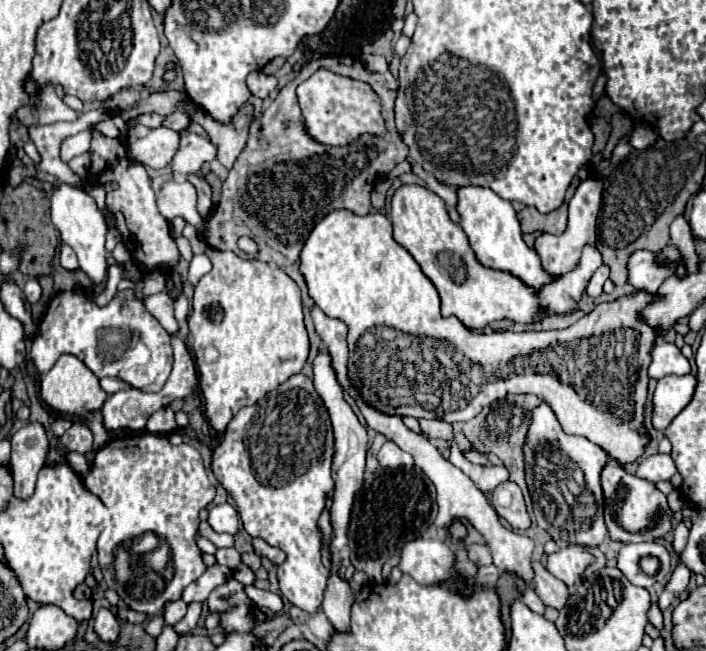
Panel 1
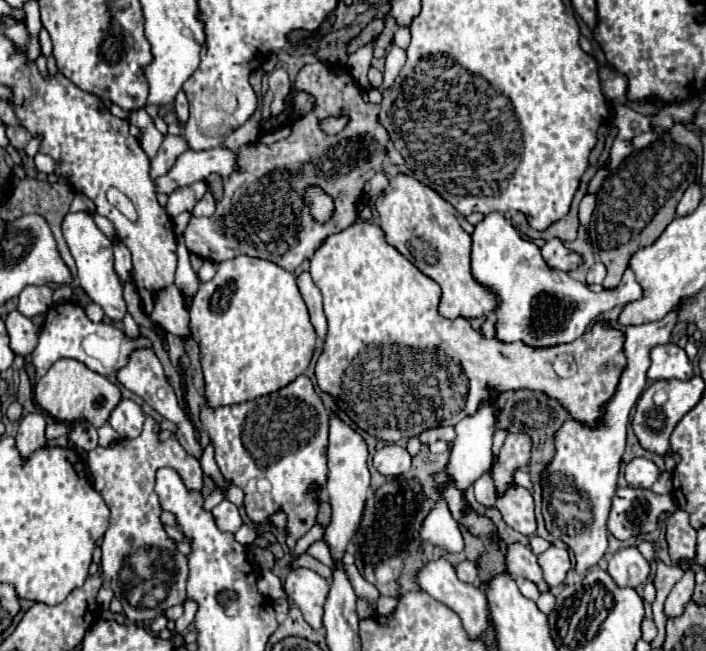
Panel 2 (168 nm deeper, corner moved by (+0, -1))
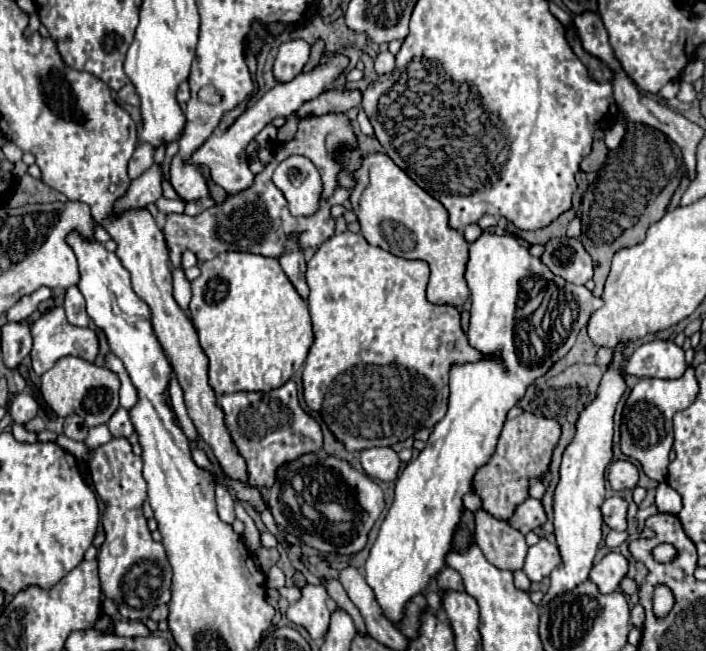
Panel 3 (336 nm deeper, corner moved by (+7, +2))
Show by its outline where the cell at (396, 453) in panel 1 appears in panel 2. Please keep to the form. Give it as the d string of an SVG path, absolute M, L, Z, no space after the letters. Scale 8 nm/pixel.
M388 443L380 451L376 451L374 467L386 477L396 477L396 475L408 473L410 459L412 457L404 447L398 447L396 443Z

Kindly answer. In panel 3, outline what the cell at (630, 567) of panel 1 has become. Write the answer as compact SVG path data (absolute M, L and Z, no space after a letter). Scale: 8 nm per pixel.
M609 552L599 564L591 568L589 580L597 584L599 592L611 594L619 588L619 582L625 574L627 574L627 560L617 552Z

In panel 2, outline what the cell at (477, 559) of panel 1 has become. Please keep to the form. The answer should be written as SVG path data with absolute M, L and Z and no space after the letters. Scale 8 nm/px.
M462 561L458 567L456 567L456 573L462 581L468 581L468 583L478 583L478 563L476 561Z

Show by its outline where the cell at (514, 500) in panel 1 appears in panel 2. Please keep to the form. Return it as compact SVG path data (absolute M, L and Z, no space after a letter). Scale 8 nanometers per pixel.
M512 487L512 491L504 491L504 495L496 497L496 509L502 513L504 521L522 535L536 531L534 501L528 489Z

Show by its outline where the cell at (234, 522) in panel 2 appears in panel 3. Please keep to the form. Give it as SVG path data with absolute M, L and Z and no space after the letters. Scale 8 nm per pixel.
M217 484L217 512L219 512L219 518L227 524L233 524L235 520L235 502L233 502L233 496L229 494L229 490L221 484Z

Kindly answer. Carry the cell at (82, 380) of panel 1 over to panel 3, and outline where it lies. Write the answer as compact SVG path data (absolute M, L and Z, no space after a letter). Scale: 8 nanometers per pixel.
M65 356L41 376L41 394L57 416L79 414L87 426L107 424L119 408L119 380L117 374L105 366L95 366L77 356Z

